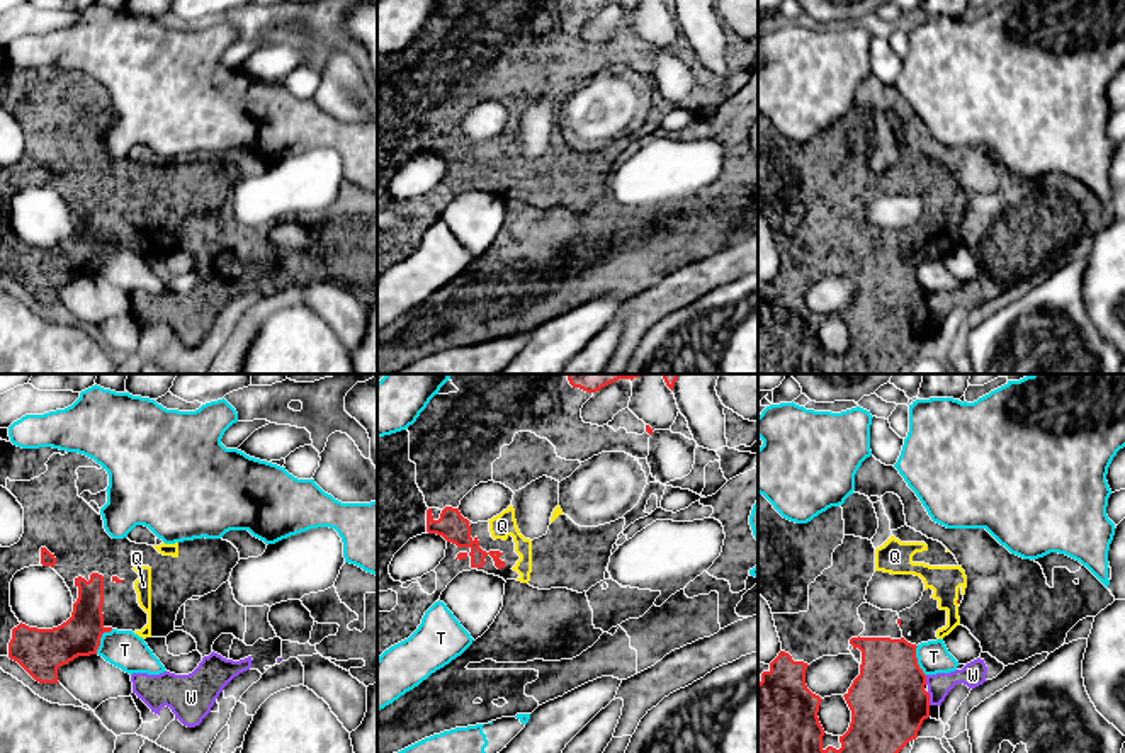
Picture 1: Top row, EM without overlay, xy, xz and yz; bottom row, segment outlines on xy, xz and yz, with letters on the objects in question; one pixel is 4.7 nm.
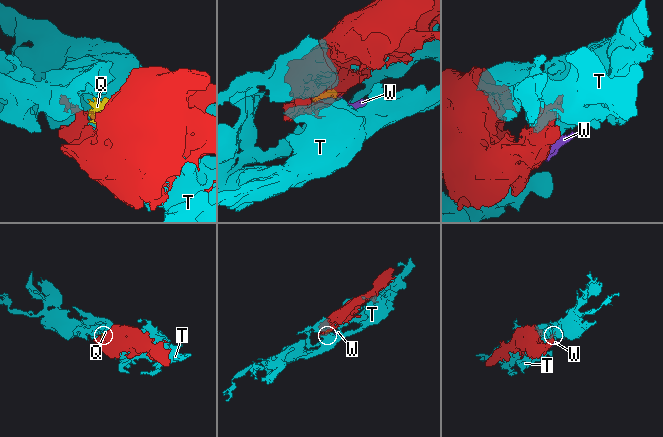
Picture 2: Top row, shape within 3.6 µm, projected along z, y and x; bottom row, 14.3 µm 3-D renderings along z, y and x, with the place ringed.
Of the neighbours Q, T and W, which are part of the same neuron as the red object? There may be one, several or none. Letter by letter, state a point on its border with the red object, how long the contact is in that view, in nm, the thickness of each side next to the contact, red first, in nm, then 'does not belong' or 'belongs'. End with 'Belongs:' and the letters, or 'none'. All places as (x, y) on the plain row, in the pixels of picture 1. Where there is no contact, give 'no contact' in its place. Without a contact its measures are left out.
Q: no contact; belongs
T: contact xy (99, 259); length 150 nm; calibres 200 and 180 nm; does not belong
W: contact yz (928, 318); length 70 nm; calibres 360 and 120 nm; does not belong
Belongs: Q

